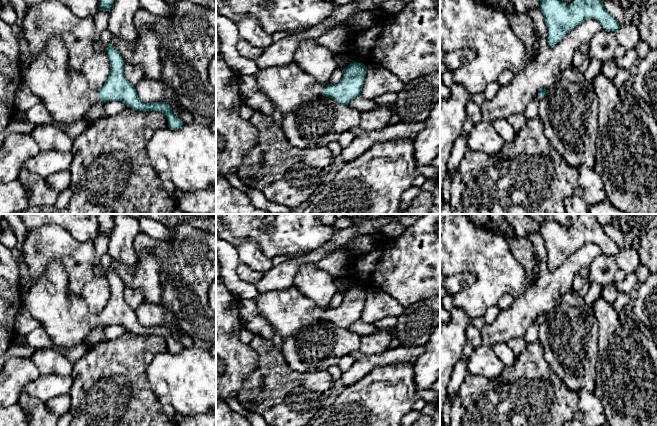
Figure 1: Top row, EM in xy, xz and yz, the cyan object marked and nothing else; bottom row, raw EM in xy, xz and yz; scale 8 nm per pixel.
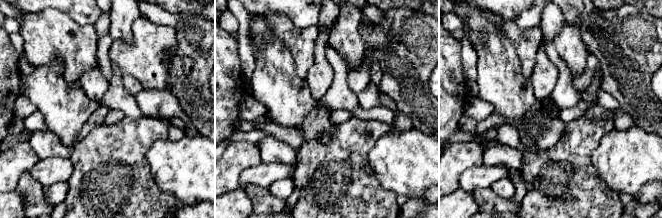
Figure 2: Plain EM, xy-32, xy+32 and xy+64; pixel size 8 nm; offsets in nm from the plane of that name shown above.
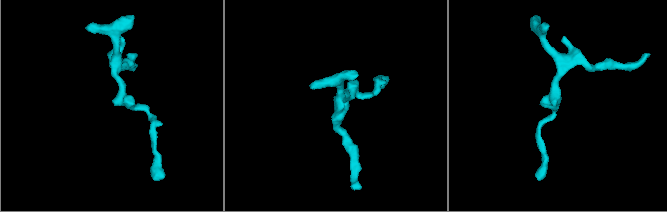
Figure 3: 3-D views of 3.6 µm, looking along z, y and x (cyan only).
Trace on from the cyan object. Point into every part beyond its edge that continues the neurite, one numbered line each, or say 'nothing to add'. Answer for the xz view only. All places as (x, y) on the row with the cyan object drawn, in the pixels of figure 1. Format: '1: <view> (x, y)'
1: xz (288, 87)

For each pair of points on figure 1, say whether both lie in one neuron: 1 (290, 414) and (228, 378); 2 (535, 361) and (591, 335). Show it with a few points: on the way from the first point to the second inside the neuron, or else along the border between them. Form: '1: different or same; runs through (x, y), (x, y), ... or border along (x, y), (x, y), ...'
1: different; border along (256, 368), (244, 380), (235, 396)
2: different; border along (538, 340), (543, 347), (546, 363), (557, 376)

